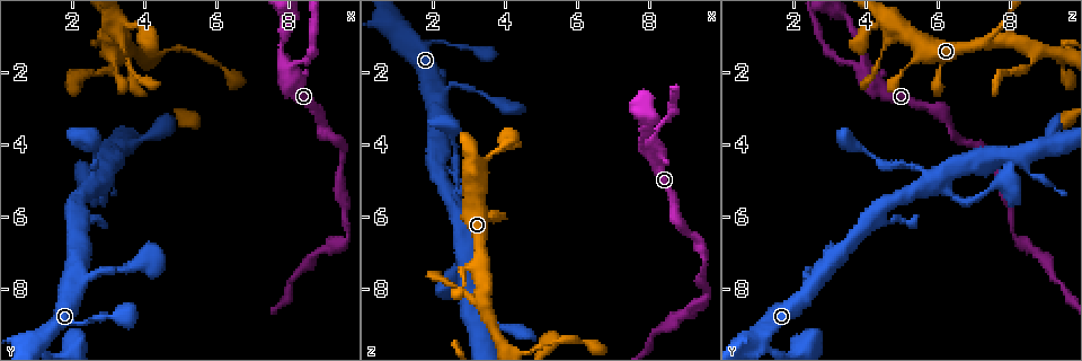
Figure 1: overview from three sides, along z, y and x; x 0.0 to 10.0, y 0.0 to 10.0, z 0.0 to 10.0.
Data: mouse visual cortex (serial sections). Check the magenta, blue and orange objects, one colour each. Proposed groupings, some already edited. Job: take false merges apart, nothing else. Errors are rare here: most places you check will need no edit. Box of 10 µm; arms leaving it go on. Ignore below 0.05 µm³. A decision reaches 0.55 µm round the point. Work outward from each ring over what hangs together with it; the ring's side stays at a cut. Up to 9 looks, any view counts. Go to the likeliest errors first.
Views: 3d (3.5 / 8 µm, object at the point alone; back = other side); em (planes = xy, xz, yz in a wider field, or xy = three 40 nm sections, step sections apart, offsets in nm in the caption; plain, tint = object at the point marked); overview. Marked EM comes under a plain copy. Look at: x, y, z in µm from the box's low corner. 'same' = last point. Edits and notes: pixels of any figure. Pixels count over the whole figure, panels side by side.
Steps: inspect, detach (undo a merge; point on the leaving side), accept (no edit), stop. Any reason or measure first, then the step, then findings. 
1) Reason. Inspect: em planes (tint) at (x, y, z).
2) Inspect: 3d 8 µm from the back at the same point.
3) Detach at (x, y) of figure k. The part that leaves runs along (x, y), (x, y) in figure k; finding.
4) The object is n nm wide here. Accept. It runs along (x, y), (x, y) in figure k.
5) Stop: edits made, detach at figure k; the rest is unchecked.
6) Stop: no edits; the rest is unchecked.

Inspect: 3d 3.5 µm from the back at (7.95, 1.95, 4.05).

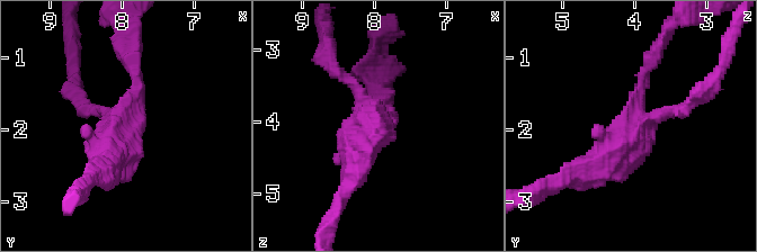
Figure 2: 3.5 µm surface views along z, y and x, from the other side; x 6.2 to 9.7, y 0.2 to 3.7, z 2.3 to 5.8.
3 arms meet here; the arms are 150, 150, 400 nm wide. Inspect: em xy step 1 (tint) at (7.95, 1.95, 4.00).

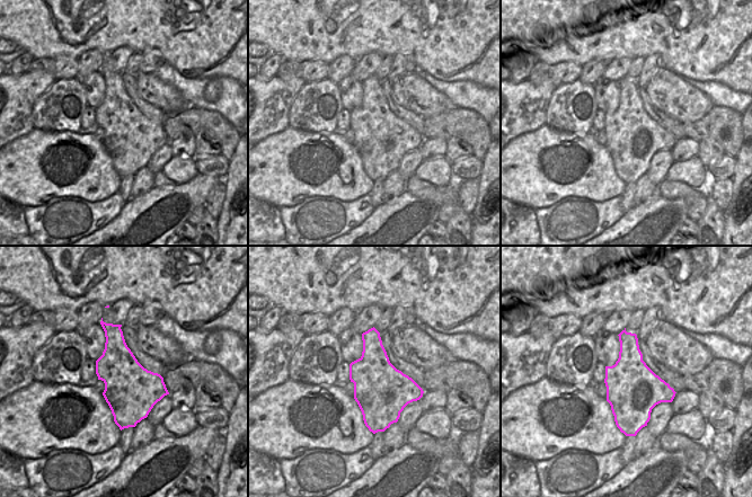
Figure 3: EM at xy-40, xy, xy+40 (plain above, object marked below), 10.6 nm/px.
Accept. One cell here.

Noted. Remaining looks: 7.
Thin arm on a thick one. Inspect: 3d 8 µm at (3.25, 0.95, 4.85).

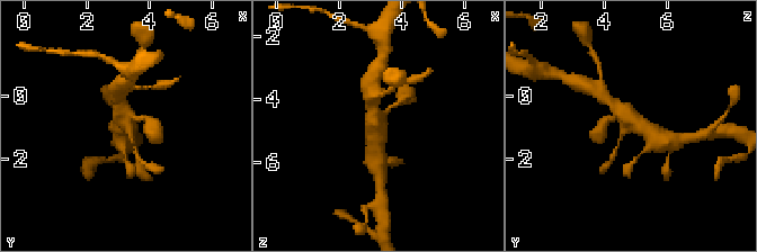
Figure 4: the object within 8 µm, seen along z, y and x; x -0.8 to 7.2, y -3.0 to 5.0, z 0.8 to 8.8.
Zoom in. Inspect: 3d 3.5 µm at the same point.

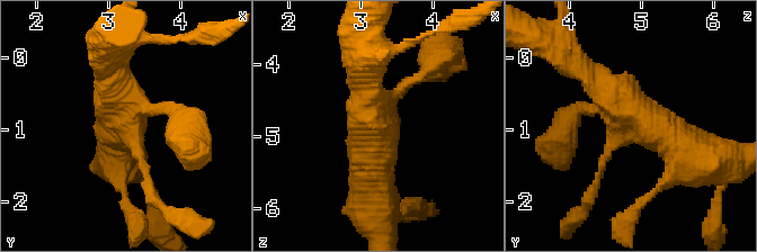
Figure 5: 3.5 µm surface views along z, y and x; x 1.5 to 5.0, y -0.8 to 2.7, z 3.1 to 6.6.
4 arms meet here; the arms are 150, 150, 400, 600 nm wide; need the tissue. Inspect: em xy step 2 (tint) at (3.25, 0.90, 4.85).

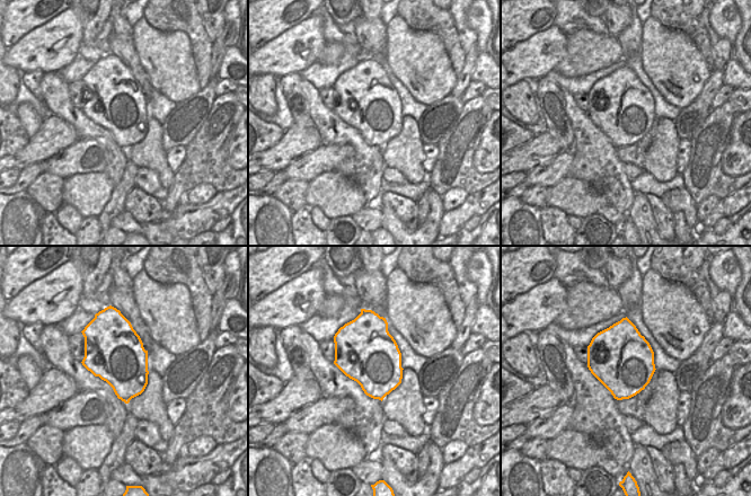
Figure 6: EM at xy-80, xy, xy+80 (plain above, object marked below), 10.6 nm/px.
Accept. Continuous, no second cell.

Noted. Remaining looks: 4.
Sudden change in width. Inspect: 3d 3.5 µm at (2.90, 5.15, 6.15).

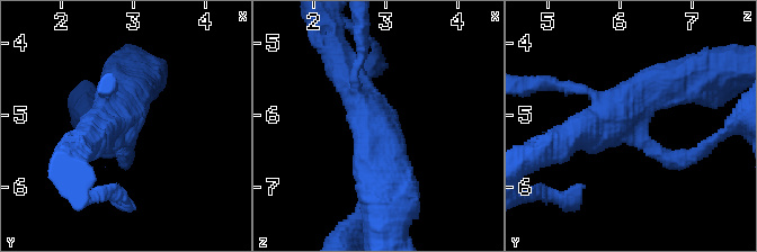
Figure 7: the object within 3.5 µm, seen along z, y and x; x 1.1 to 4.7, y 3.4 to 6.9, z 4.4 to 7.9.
4 arms meet here; the arms are 150, 200, 450, 500 nm wide. Inspect: em xy step 5 (tint) at (2.95, 5.10, 6.15).

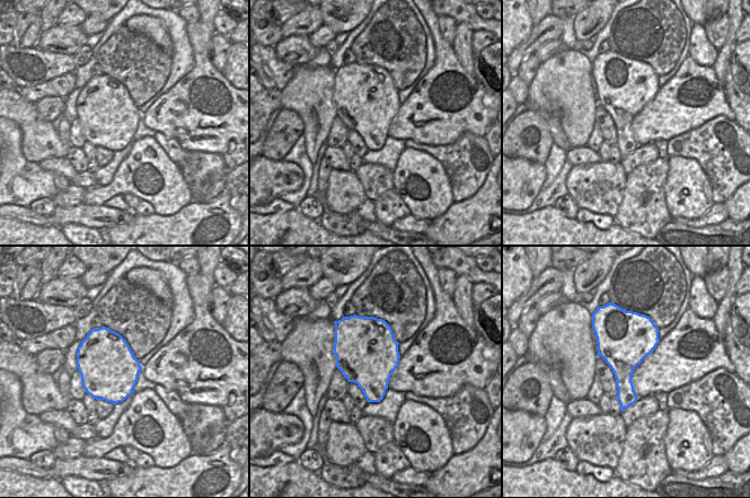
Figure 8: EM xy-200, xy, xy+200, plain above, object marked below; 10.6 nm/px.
Accept. All the same cell.

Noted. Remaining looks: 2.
Calibre changes. Inspect: 3d 3.5 µm at (3.75, 7.40, 2.75).

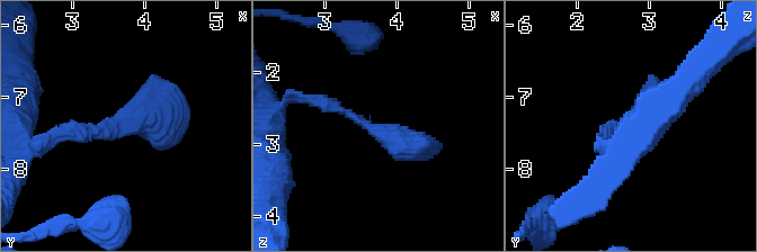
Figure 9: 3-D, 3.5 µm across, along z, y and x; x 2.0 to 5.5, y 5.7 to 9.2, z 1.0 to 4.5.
The arms are 200, 350 nm wide. Inspect: em xy step 5 (tint) at (3.75, 7.35, 2.80).

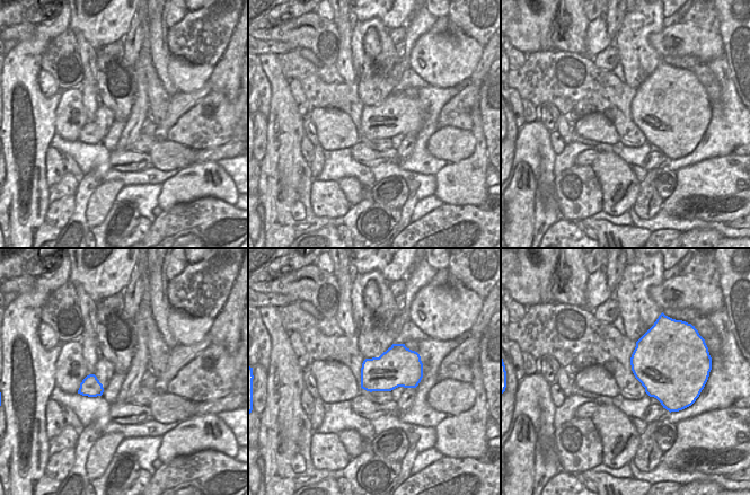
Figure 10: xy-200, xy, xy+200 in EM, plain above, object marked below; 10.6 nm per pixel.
Accept. It runs along (313, 99), (407, 145), (438, 145) in figure 9; one cell here.

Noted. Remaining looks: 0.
Stop: no edits; the rest is unchecked.

